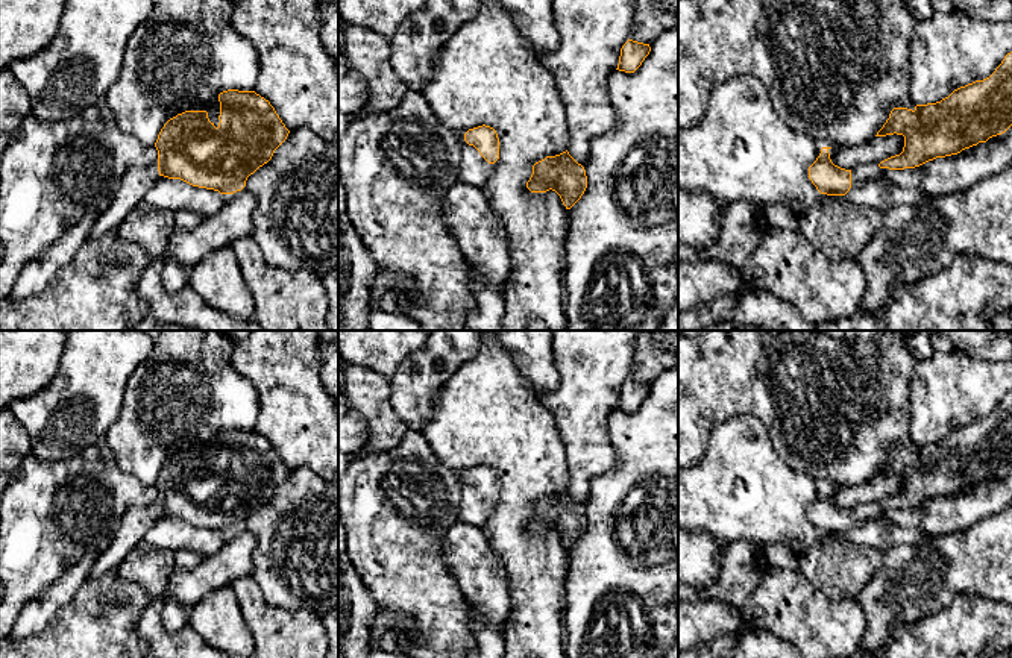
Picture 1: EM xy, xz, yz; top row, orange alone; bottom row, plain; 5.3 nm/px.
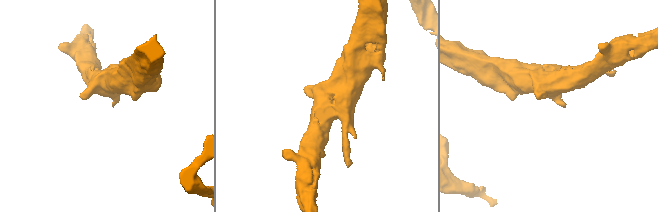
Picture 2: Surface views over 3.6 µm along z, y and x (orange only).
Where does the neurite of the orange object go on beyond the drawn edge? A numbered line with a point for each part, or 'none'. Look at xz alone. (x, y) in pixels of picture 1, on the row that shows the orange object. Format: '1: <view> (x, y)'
1: xz (474, 170)

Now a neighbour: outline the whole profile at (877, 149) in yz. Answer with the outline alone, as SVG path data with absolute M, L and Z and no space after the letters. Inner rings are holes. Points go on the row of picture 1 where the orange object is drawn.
M903 135L874 136L859 146L841 144L828 149L830 159L834 165L853 170L857 165L875 164L900 155L904 147Z

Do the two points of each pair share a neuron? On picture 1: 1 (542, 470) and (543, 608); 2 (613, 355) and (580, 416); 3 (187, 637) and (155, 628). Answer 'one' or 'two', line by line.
1: one
2: one
3: one

